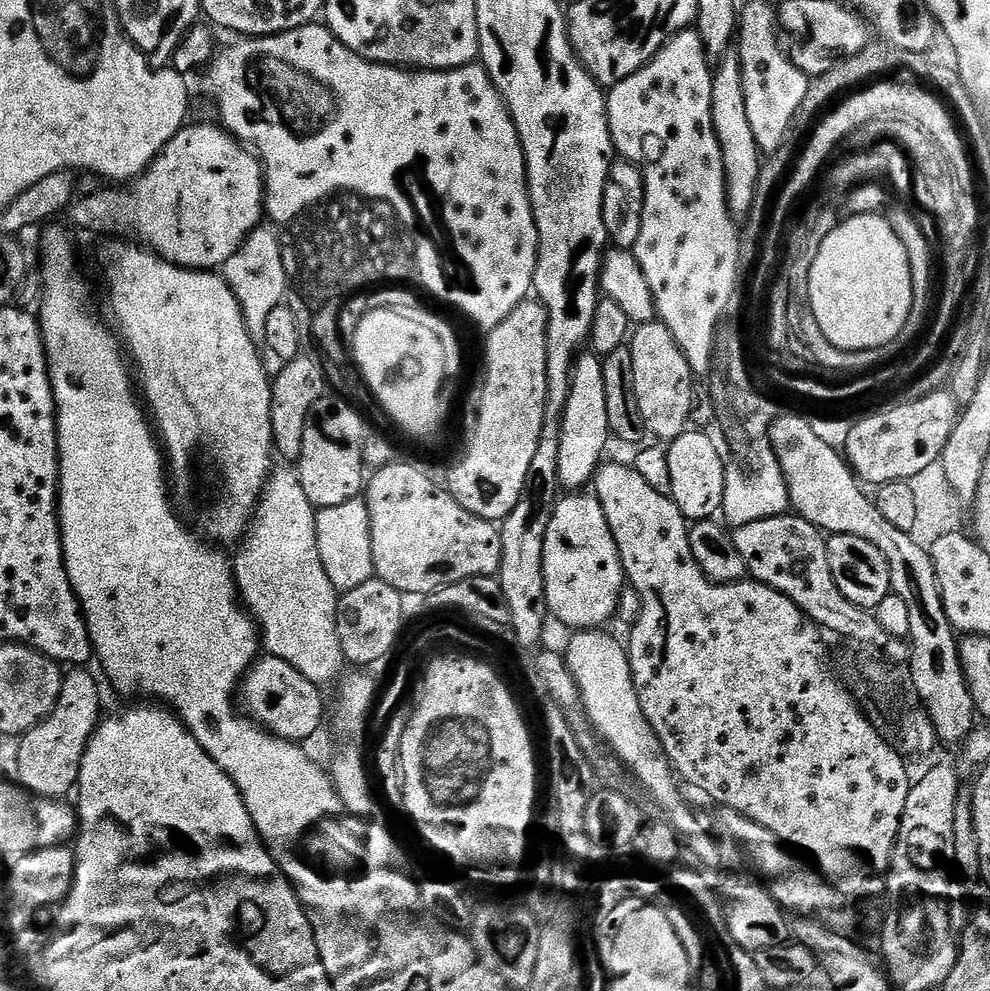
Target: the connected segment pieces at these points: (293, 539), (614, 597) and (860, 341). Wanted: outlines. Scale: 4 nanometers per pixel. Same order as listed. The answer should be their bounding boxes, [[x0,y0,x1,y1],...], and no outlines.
[[234,466,346,686],[544,490,626,630],[809,214,914,352]]

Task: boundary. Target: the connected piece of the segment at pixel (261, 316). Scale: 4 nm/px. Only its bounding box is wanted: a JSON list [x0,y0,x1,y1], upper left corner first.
[222,226,290,338]

